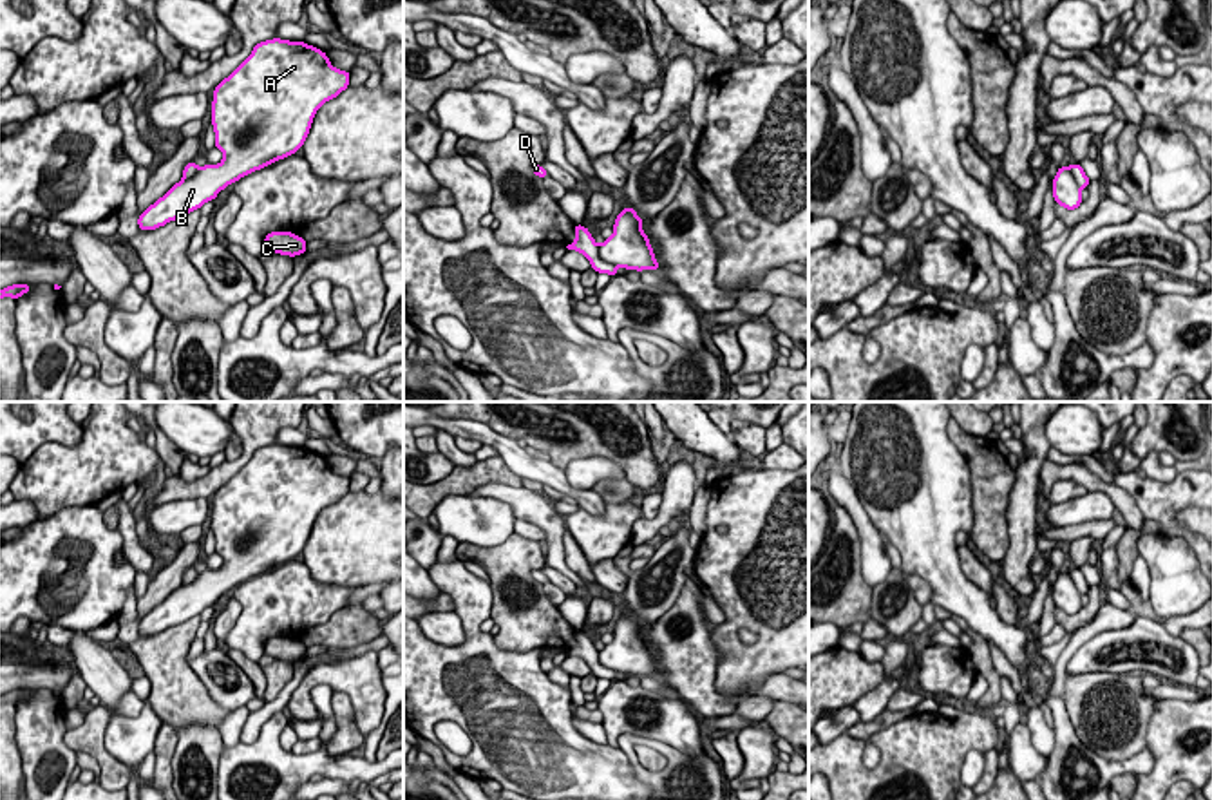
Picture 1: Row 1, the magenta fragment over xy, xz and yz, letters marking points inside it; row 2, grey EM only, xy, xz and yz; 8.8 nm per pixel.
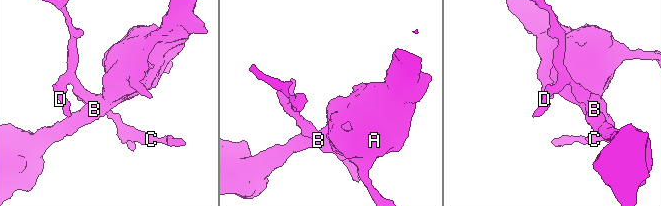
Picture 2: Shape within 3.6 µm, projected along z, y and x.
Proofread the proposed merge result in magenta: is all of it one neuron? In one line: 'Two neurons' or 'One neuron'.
Two neurons

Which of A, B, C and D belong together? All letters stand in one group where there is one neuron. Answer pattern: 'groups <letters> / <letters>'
groups A B / C D

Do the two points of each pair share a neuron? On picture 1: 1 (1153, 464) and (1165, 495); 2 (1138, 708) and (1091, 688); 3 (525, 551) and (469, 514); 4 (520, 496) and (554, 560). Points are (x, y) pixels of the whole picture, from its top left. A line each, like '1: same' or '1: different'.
1: different
2: same
3: different
4: same

